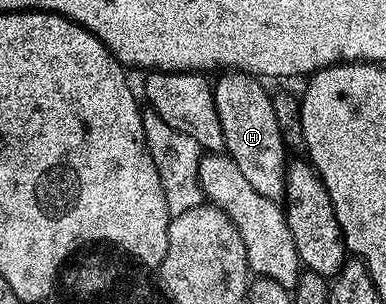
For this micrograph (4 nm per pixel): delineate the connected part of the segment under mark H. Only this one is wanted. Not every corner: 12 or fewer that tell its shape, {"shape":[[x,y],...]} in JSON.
{"shape":[[225,70],[224,151],[255,192],[284,194],[284,135],[257,76]]}

